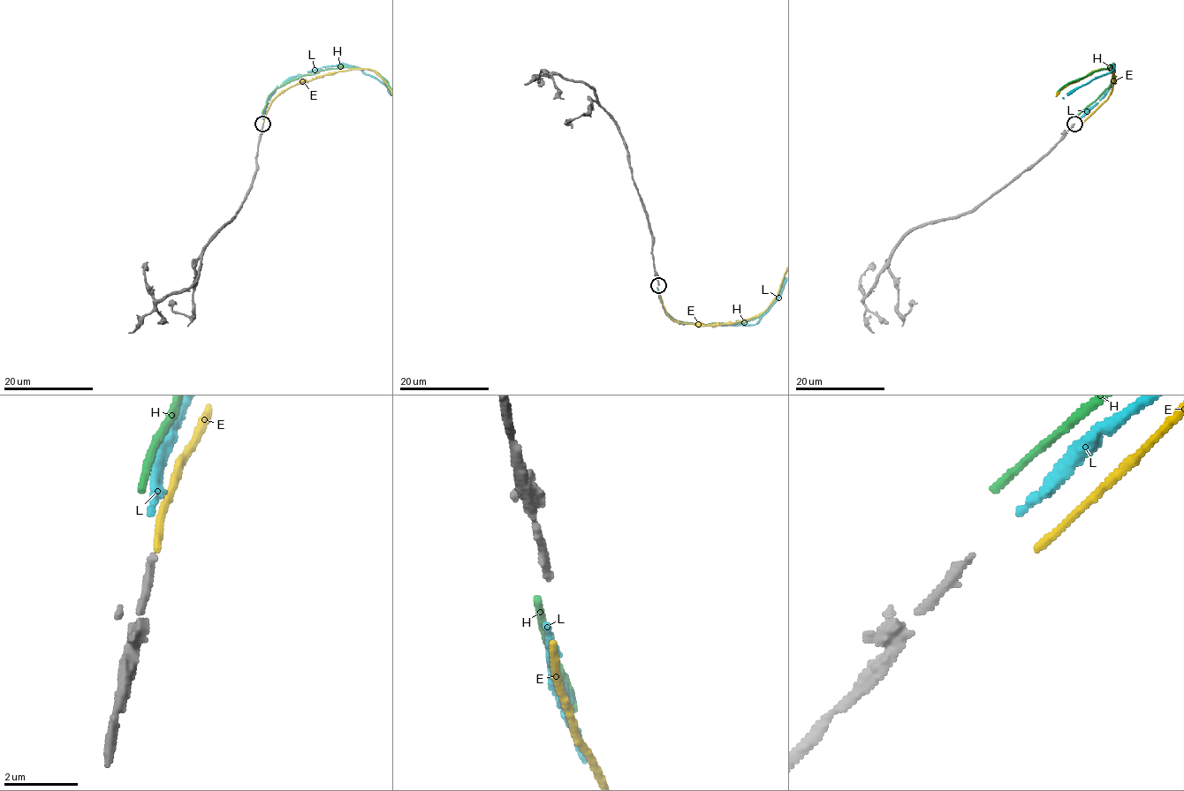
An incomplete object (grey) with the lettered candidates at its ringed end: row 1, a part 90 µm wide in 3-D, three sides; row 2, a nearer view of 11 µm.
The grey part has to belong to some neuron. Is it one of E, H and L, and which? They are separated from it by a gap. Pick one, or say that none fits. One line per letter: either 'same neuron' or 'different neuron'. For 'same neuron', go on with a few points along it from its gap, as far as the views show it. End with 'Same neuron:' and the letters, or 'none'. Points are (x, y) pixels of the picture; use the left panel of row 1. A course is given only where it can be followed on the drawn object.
E: different neuron
H: different neuron
L: same neuron
Same neuron: L

